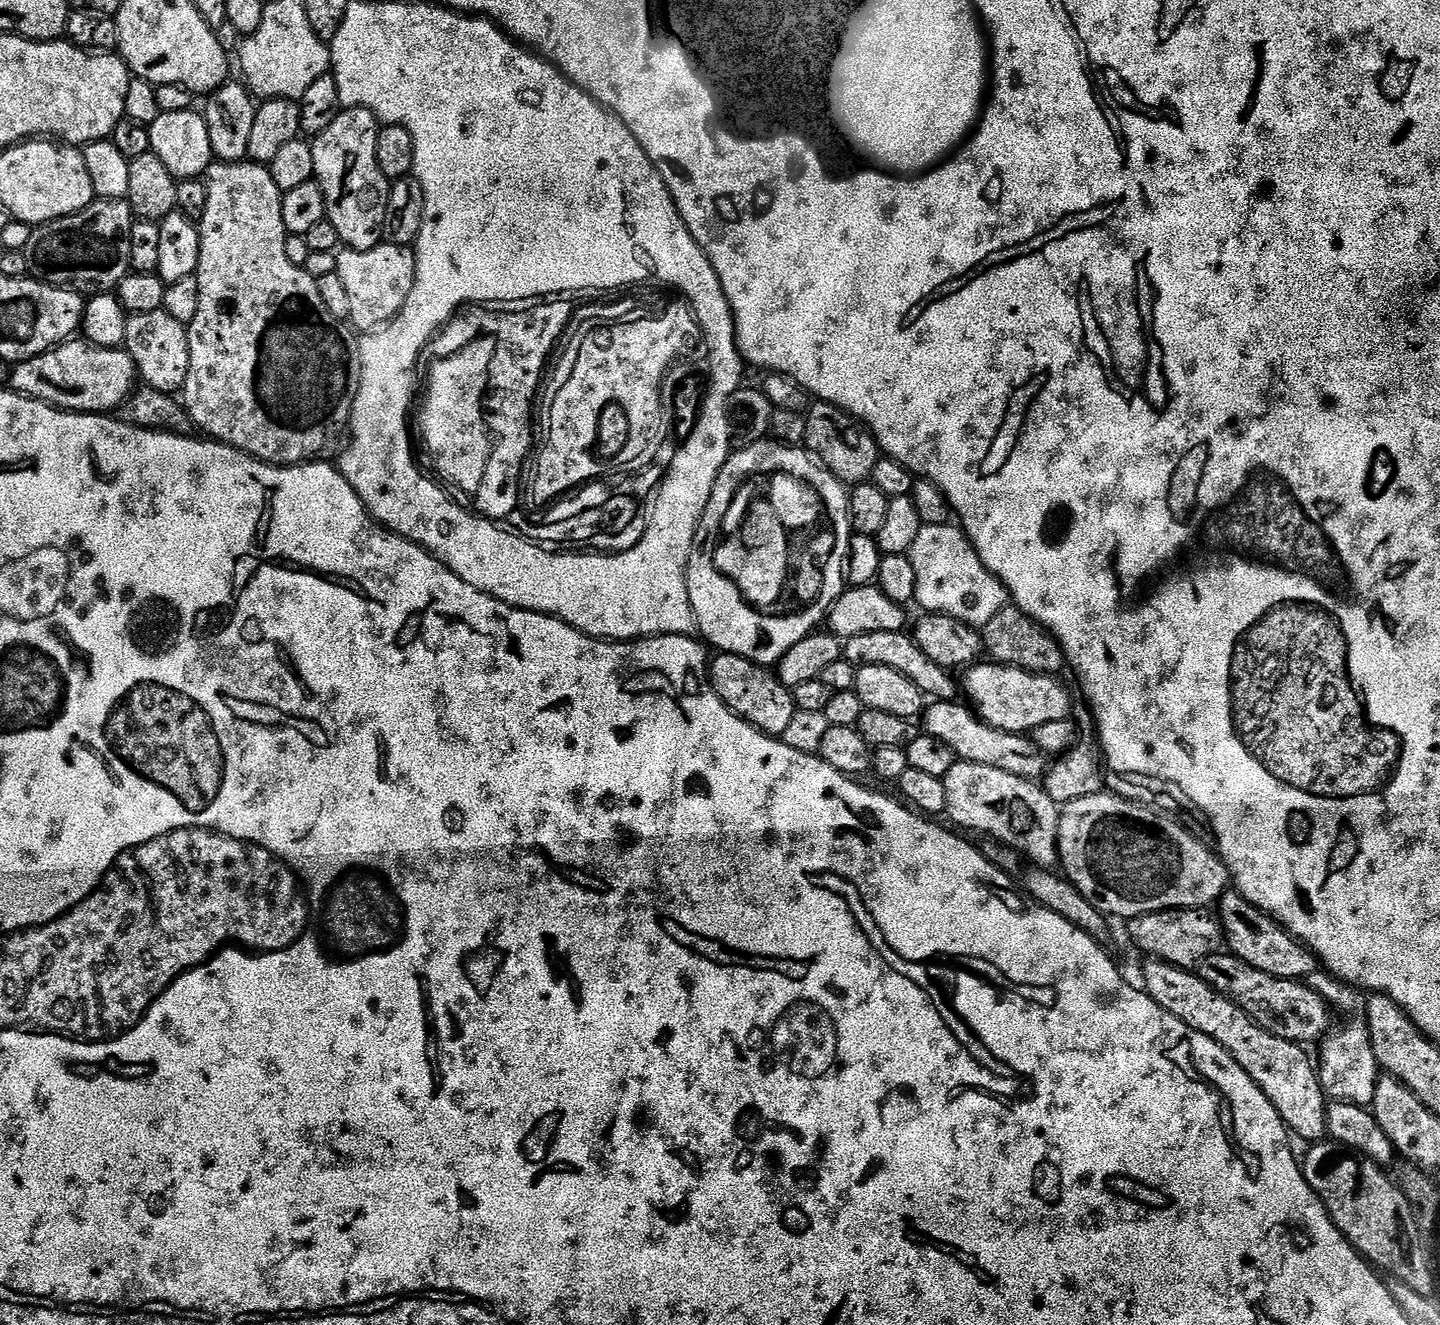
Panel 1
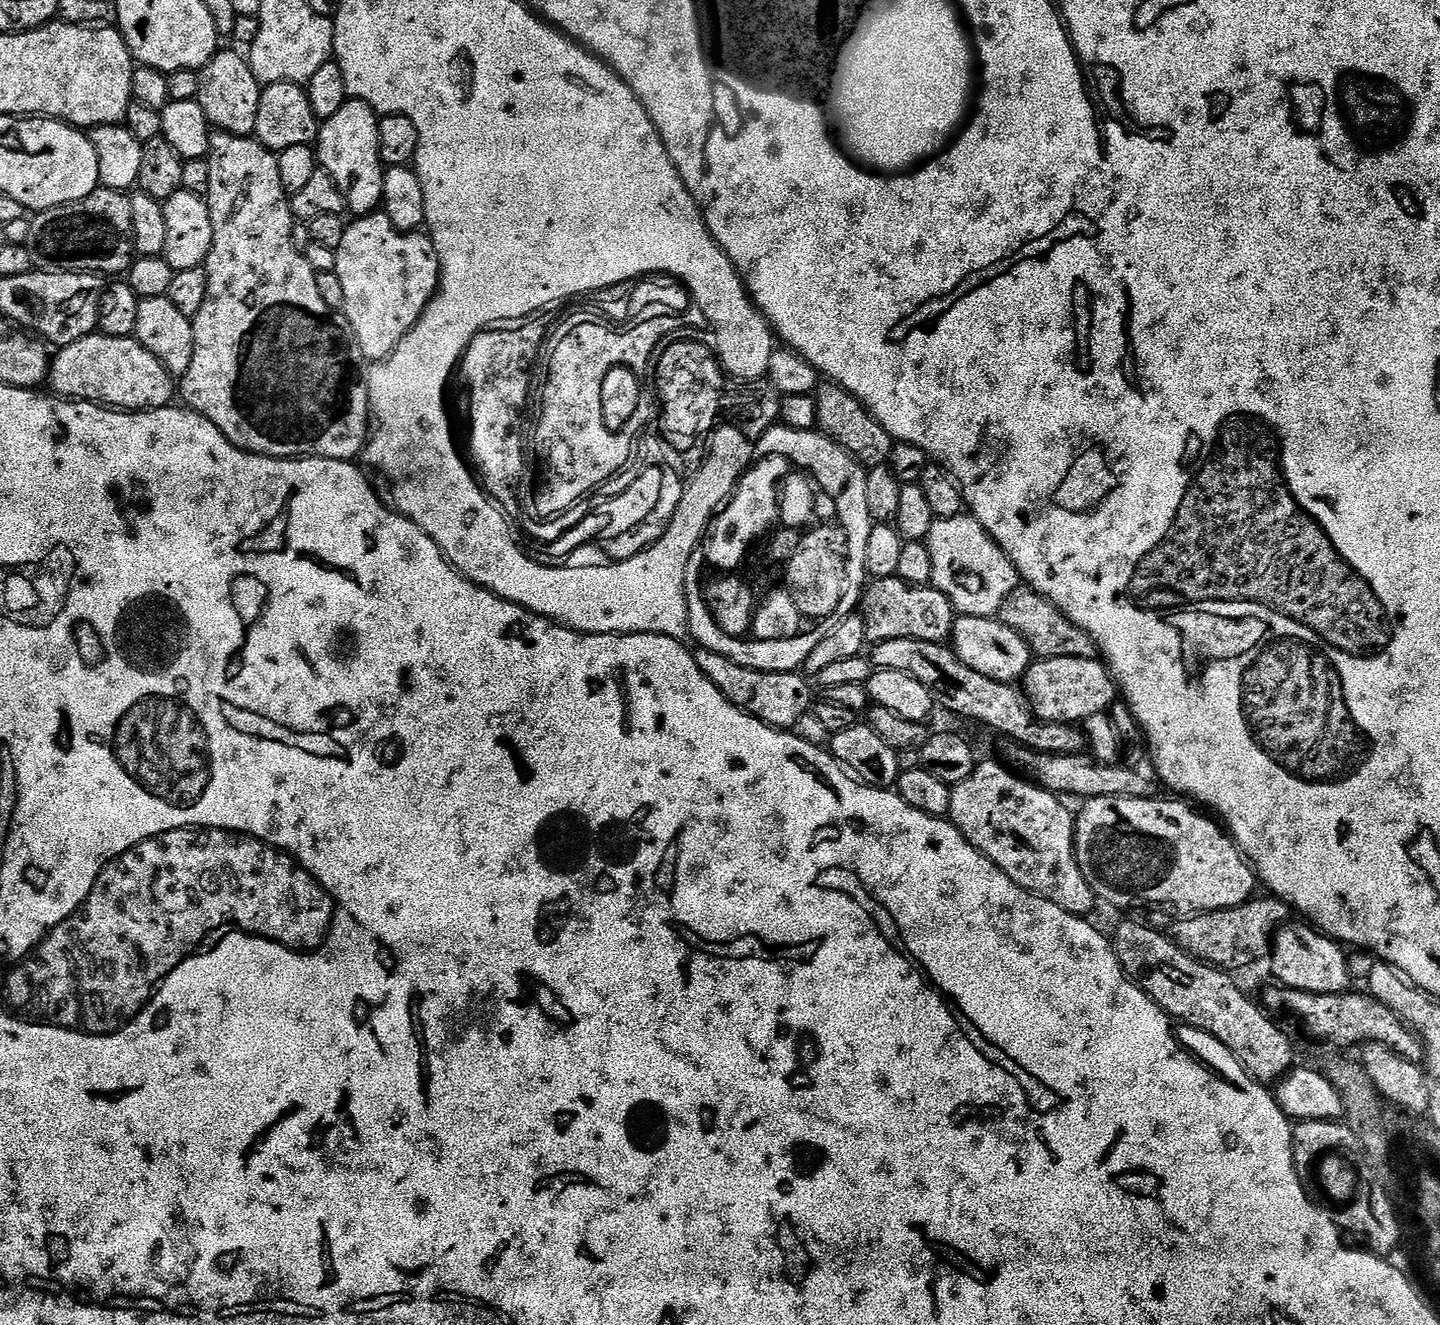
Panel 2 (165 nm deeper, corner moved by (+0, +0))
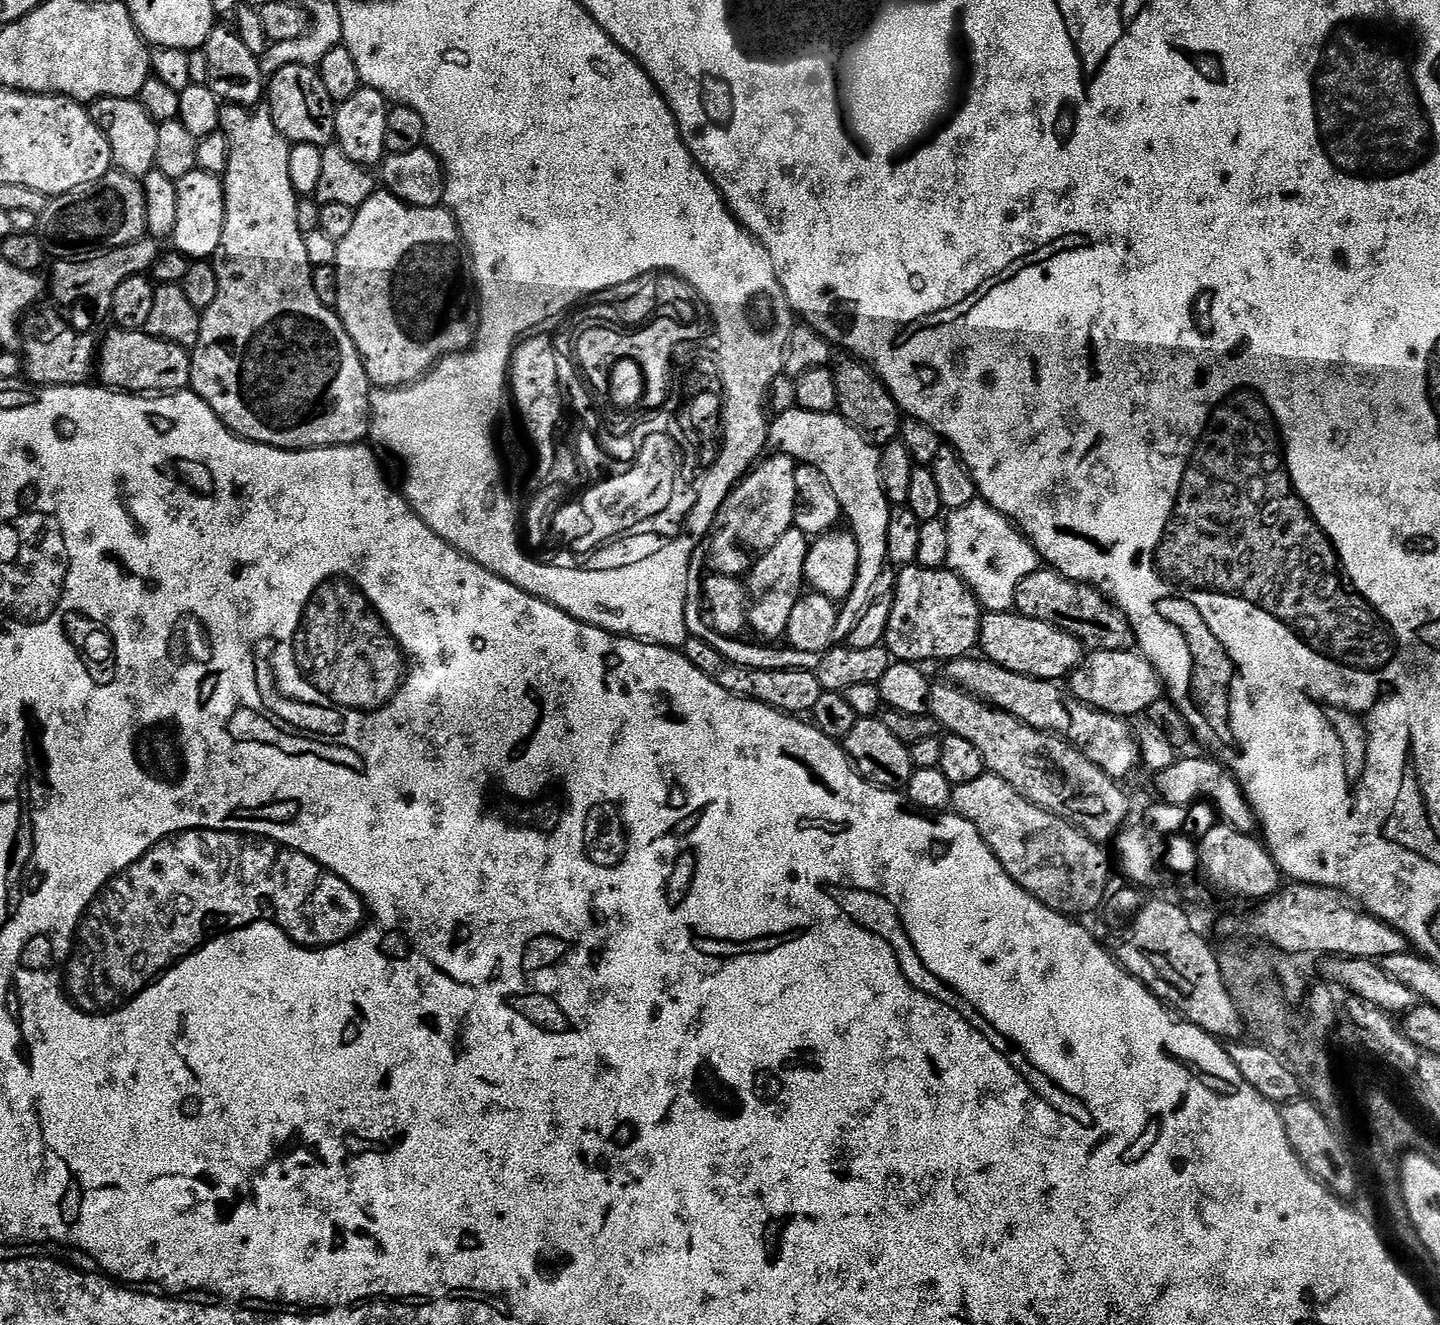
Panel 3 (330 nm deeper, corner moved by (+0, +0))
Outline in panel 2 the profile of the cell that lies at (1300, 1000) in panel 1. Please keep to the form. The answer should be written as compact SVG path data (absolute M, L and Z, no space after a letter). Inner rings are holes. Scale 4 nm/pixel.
M1275 986L1276 988L1268 988L1264 992L1264 1000L1262 1004L1269 1013L1277 1014L1285 1008L1292 1016L1297 1016L1304 1023L1304 1028L1316 1040L1329 1040L1332 1044L1337 1044L1337 1049L1348 1050L1351 1044L1357 1046L1365 1044L1381 1044L1390 1050L1394 1050L1394 1054L1398 1054L1398 1058L1406 1058L1406 1062L1414 1062L1423 1065L1424 1062L1424 1044L1420 1040L1420 1035L1408 1025L1404 1024L1402 1018L1390 1010L1390 1006L1386 1006L1383 1002L1378 1002L1378 998L1368 995L1367 991L1349 990L1347 992L1339 992L1338 994L1314 994L1313 992L1303 992L1302 990L1294 990L1293 988L1285 988L1283 986Z

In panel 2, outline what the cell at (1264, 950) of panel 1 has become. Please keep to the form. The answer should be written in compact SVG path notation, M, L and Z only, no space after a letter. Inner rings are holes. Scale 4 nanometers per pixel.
M1289 922L1280 925L1272 938L1270 965L1279 983L1285 988L1313 992L1314 994L1338 994L1349 991L1354 978L1348 969L1348 952L1337 941L1307 922Z

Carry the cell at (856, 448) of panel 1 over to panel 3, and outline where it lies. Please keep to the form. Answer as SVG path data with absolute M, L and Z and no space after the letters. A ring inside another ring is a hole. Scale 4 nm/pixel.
M843 350L833 355L830 367L834 386L838 386L836 412L840 417L850 426L854 426L854 430L858 430L874 445L883 446L897 439L900 435L902 413L894 402L890 390L880 381L875 371L863 360Z

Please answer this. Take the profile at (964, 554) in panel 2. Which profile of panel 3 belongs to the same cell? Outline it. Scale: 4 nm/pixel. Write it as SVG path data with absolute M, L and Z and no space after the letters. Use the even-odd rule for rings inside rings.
M981 499L962 506L946 520L950 534L950 554L947 567L963 578L968 589L979 600L981 609L989 612L1011 612L1016 603L1018 582L1026 574L1034 574L1041 567L1036 547L1024 537L1013 521Z

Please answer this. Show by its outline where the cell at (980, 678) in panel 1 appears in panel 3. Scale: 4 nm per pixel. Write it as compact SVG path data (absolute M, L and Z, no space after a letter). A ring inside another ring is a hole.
M1139 651L1131 652L1088 652L1081 659L1072 675L1067 677L1071 695L1083 704L1089 704L1100 712L1133 718L1144 712L1159 696L1162 696L1162 681Z

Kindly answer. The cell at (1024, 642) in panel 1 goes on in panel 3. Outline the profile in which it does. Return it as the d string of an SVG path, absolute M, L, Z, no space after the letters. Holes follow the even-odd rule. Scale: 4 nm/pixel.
M1047 566L1037 568L1034 574L1026 574L1026 578L1018 582L1014 608L1021 616L1046 622L1070 634L1088 652L1131 652L1136 648L1136 635L1128 617L1101 589L1090 584L1079 584Z

